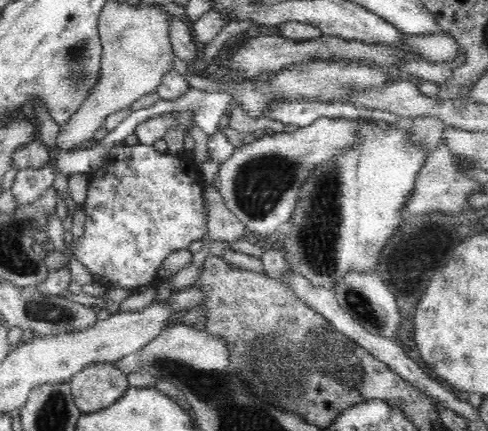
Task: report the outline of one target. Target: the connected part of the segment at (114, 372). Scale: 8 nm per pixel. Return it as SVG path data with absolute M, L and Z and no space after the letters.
M97 363L78 372L70 381L76 407L83 413L92 413L118 401L129 387L128 376L112 363Z

